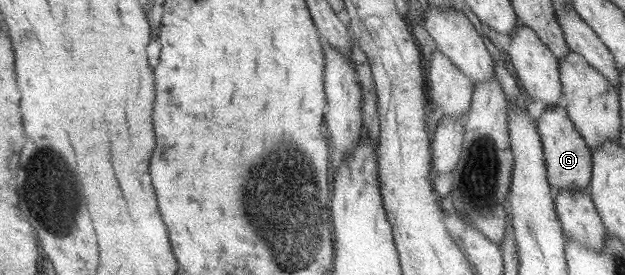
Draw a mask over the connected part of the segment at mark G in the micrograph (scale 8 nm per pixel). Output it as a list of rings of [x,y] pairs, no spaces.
[[[545,105],[545,108],[535,116],[535,122],[538,133],[542,137],[549,186],[568,192],[587,188],[592,178],[592,150],[568,118],[564,105]]]

